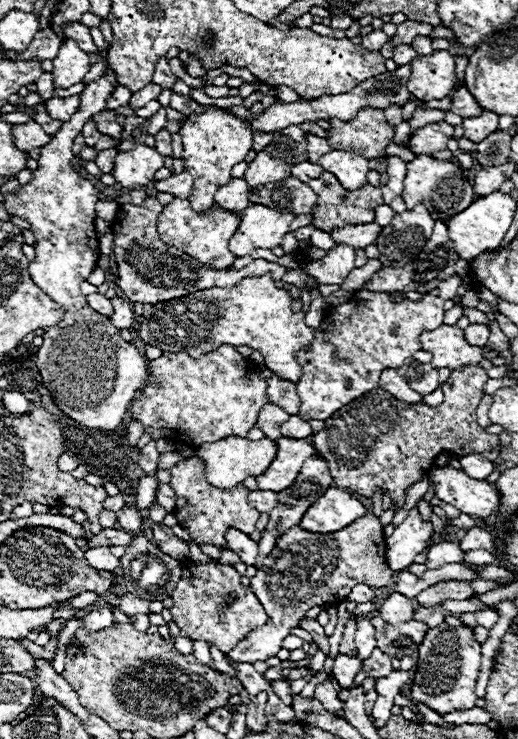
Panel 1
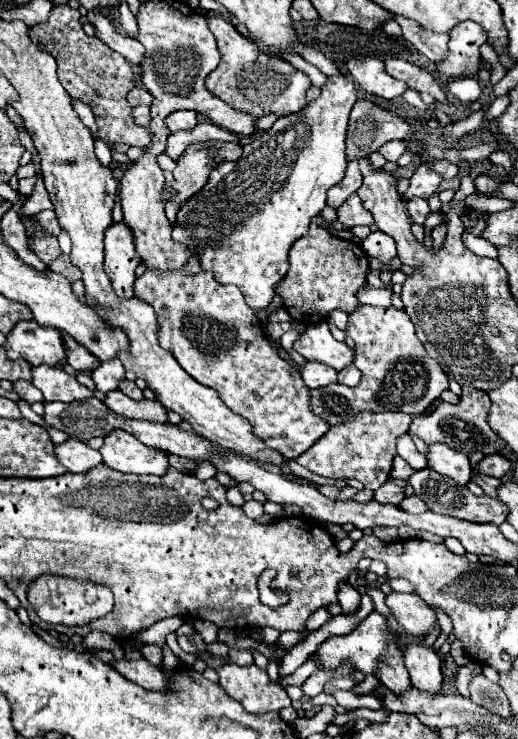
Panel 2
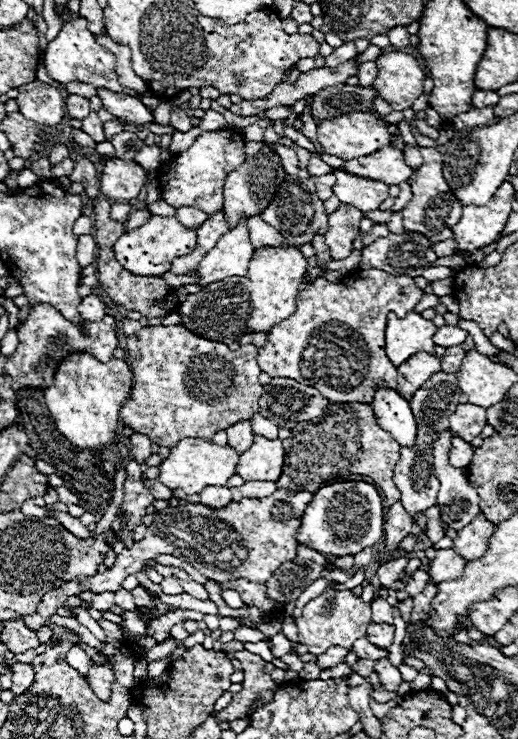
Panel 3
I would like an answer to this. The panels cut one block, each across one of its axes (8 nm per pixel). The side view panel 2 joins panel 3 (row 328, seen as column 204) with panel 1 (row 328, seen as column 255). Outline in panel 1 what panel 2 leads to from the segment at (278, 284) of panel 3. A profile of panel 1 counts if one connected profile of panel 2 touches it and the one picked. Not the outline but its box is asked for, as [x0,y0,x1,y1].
[138,274,312,382]

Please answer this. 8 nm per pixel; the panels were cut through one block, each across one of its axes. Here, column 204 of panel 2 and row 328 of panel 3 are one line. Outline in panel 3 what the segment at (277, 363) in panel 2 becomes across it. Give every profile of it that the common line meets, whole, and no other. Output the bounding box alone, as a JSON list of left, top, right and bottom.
[258,269,422,404]

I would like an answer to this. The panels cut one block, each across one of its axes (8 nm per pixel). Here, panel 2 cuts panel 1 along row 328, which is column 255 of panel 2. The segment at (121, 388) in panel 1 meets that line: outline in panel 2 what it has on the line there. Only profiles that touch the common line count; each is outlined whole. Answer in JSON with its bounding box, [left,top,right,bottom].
[206,14,310,118]

